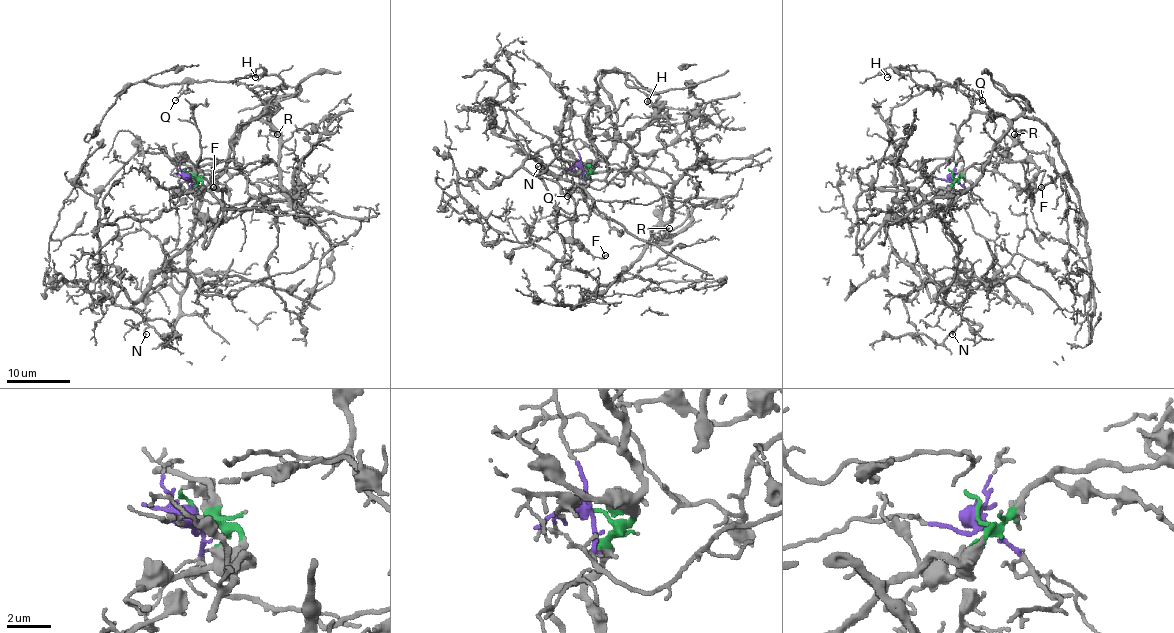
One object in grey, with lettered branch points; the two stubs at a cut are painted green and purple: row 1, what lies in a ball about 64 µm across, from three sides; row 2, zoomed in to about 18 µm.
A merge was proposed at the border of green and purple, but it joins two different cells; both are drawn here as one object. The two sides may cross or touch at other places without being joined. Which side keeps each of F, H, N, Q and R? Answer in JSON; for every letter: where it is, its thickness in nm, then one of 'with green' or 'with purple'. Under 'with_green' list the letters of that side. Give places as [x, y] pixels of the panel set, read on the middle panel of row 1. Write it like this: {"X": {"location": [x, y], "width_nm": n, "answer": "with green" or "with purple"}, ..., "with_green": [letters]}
{"F": {"location": [605, 255], "width_nm": 150, "answer": "with green"}, "H": {"location": [647, 101], "width_nm": 110, "answer": "with purple"}, "N": {"location": [538, 166], "width_nm": 120, "answer": "with green"}, "Q": {"location": [567, 196], "width_nm": 110, "answer": "with purple"}, "R": {"location": [669, 228], "width_nm": 110, "answer": "with purple"}, "with_green": ["F", "N"]}

